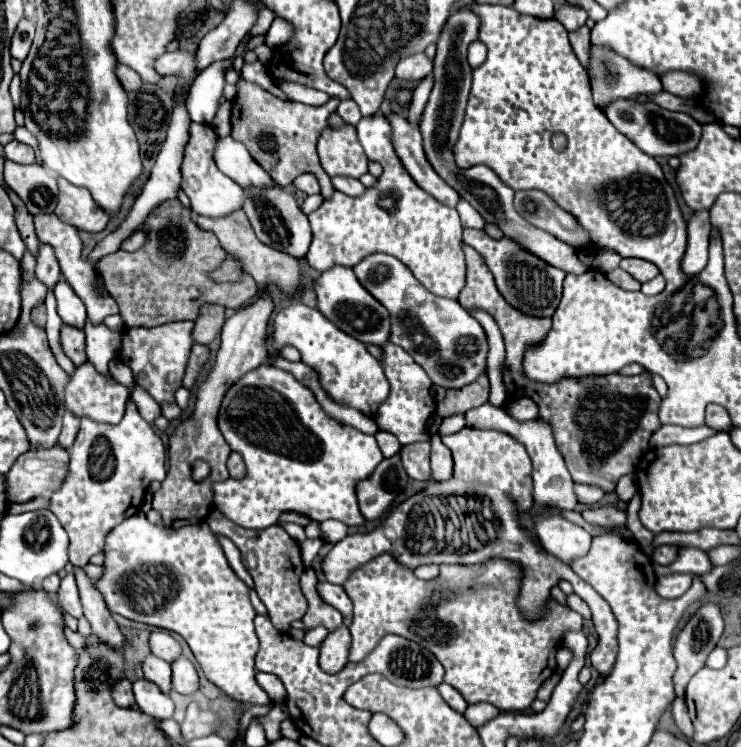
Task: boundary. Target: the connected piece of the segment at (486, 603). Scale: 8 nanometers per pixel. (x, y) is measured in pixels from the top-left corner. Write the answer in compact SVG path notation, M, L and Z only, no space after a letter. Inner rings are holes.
M385 552L385 554L377 556L377 558L373 558L371 562L367 562L365 566L357 568L357 570L351 574L351 578L347 580L347 584L343 584L347 596L351 598L351 602L353 602L353 606L355 606L355 610L353 610L353 624L351 624L353 644L351 644L351 650L349 650L349 662L361 662L361 660L379 644L379 640L381 640L385 634L399 634L399 636L403 636L403 638L407 638L407 640L413 640L413 642L421 644L423 648L431 650L431 652L437 656L437 660L439 660L439 662L443 664L443 668L445 668L445 682L451 684L455 690L459 690L467 704L489 702L489 704L497 706L501 712L503 712L503 710L505 710L505 712L521 712L521 710L525 710L525 708L531 706L531 702L535 700L537 688L557 670L555 652L557 652L557 648L561 646L559 642L563 640L563 636L565 636L567 632L571 632L571 630L577 632L577 630L583 628L583 616L581 616L579 612L575 612L575 610L571 610L569 606L559 604L555 598L549 598L549 600L547 600L549 610L545 610L545 612L541 614L541 618L537 618L537 620L525 618L523 612L521 612L519 606L517 606L517 596L519 596L519 592L521 592L523 576L525 576L525 574L523 574L523 568L521 568L519 562L501 560L501 558L491 558L491 560L487 560L487 562L469 564L469 566L463 566L463 564L441 564L441 574L439 574L435 580L419 580L419 578L415 578L415 574L413 574L409 568L405 568L405 566L403 566L401 562L397 562L389 552Z

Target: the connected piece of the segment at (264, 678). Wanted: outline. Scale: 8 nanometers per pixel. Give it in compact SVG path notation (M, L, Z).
M257 672L257 684L269 694L273 702L285 702L285 686L279 676L269 672Z

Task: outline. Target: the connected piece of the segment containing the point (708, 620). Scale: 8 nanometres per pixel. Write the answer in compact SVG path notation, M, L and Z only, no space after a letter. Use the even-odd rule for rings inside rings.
M705 604L699 608L687 626L679 632L673 654L677 660L677 672L673 676L677 696L685 696L689 680L705 666L707 656L717 646L723 632L723 618L717 604Z

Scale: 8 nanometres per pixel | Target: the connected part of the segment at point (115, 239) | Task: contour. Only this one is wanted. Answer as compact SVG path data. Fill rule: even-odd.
M177 90L177 94L175 94L175 106L173 106L173 112L171 112L171 124L169 124L167 140L163 142L163 148L161 148L161 152L159 152L159 156L157 156L157 162L155 162L155 166L153 166L153 170L151 170L149 180L145 182L145 186L143 186L143 190L141 190L141 194L139 194L133 210L129 212L127 220L125 220L113 234L109 234L107 238L103 238L103 240L95 246L95 250L89 254L89 258L91 258L93 262L97 262L97 260L99 260L101 256L105 256L105 254L111 254L111 252L119 250L119 244L123 242L123 236L127 236L127 232L135 232L135 228L139 228L139 224L141 224L157 206L161 206L163 202L177 200L177 194L179 194L179 190L181 190L183 150L185 150L185 146L187 146L187 142L189 142L189 124L191 124L191 118L189 118L189 112L187 112L187 108L185 108L185 104L183 104L181 94L183 94L183 90Z

